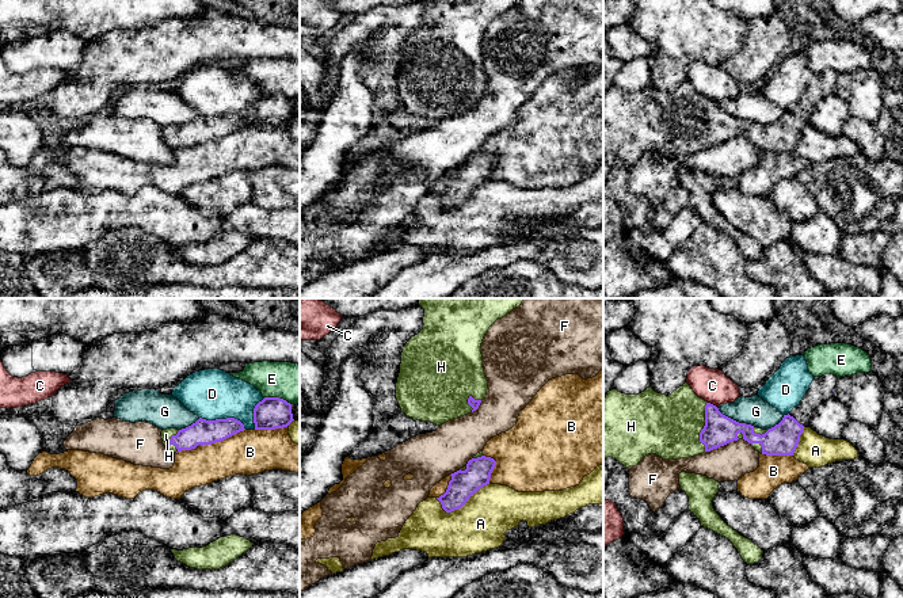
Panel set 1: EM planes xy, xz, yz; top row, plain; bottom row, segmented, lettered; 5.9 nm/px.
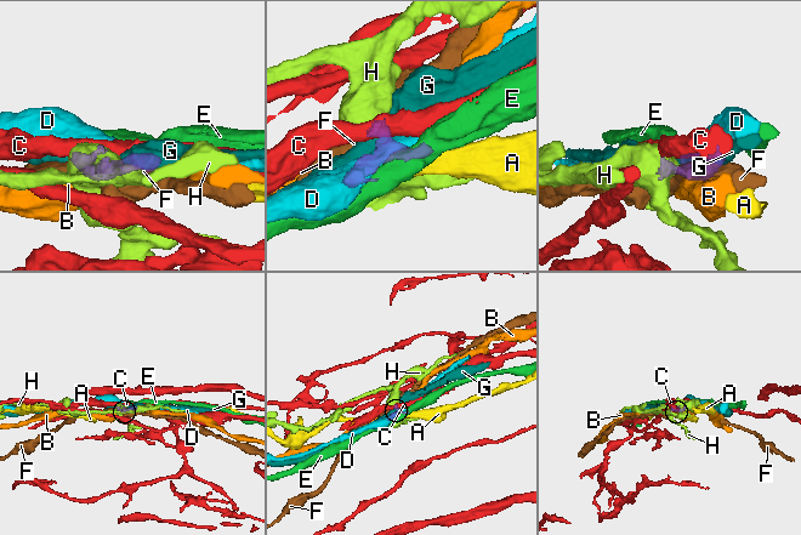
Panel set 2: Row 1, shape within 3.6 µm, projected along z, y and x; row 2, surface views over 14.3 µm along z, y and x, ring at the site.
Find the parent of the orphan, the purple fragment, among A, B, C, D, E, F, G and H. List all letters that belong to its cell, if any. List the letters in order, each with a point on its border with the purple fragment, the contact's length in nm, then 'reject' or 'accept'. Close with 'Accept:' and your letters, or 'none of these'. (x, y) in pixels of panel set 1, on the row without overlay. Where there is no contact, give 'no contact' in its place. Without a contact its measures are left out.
A: contact xz (461, 202); length 340 nm; reject
B: contact xy (223, 136); length 280 nm; reject
C: contact yz (712, 101); length 70 nm; reject
D: contact xy (224, 115); length 280 nm; reject
E: contact xy (278, 94); length 170 nm; reject
F: contact yz (721, 141); length 220 nm; reject
G: contact yz (735, 117); length 260 nm; reject
H: contact yz (704, 122); length 300 nm; accept
Accept: H

